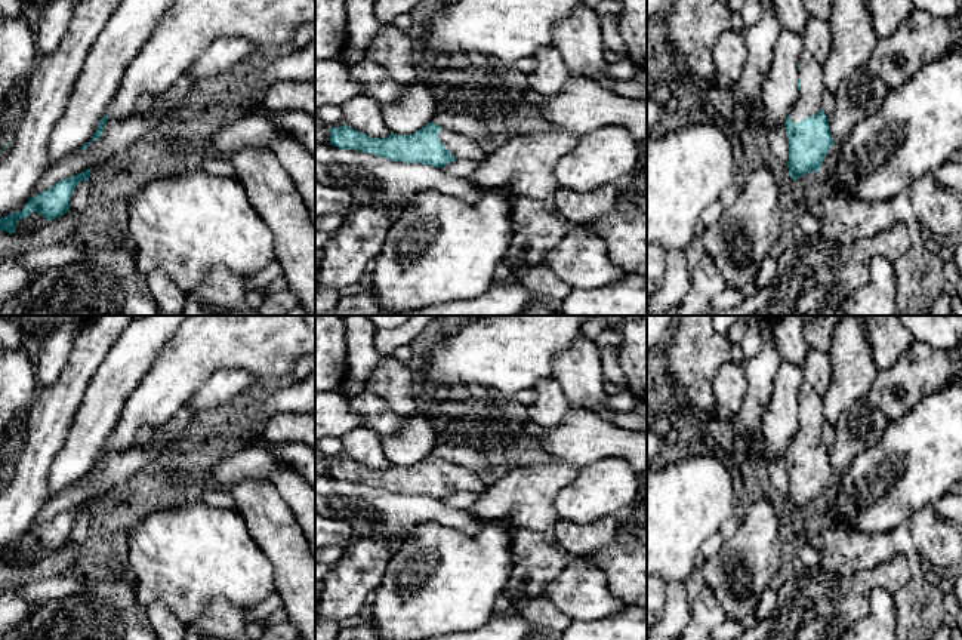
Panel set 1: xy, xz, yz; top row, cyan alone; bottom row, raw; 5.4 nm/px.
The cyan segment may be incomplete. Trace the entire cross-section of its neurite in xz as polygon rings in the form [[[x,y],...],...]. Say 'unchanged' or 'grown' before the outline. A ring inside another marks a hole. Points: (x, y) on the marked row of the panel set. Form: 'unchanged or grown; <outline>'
grown; [[[434,121],[411,135],[391,133],[388,138],[371,138],[346,124],[330,127],[330,145],[434,167],[443,167],[457,159],[482,160],[487,156],[477,139],[443,129]]]

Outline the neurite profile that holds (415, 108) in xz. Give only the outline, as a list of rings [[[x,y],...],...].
[[[413,83],[392,104],[382,104],[383,120],[397,135],[411,135],[432,121],[437,101],[429,87]]]

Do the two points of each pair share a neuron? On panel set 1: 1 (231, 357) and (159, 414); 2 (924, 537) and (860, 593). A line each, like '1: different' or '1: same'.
1: same
2: different

